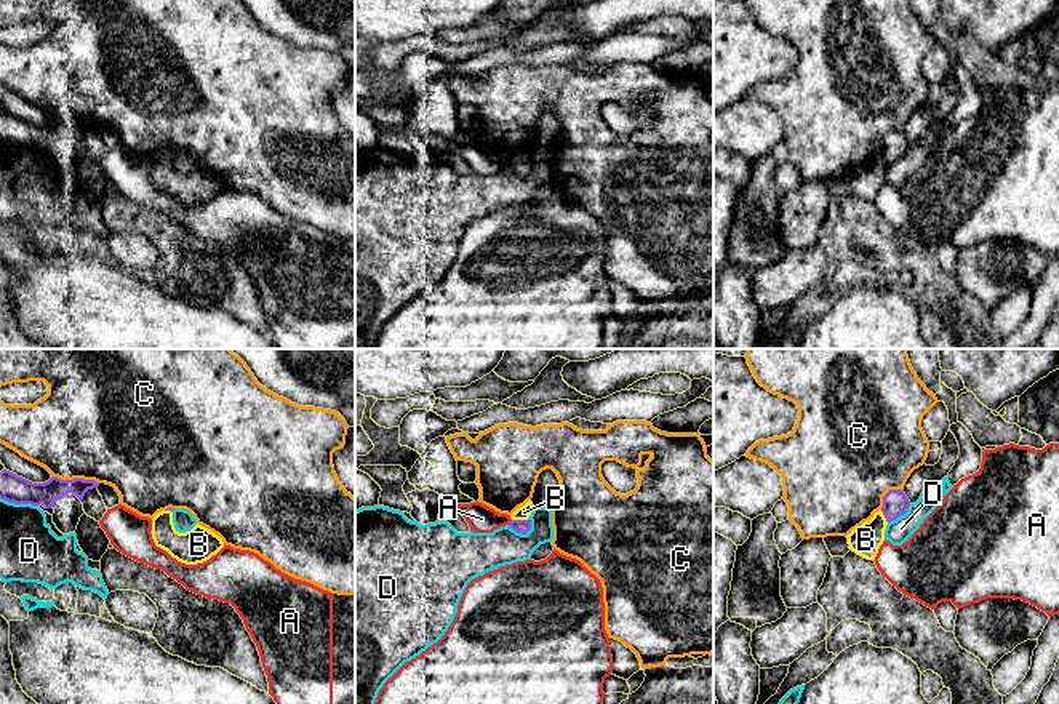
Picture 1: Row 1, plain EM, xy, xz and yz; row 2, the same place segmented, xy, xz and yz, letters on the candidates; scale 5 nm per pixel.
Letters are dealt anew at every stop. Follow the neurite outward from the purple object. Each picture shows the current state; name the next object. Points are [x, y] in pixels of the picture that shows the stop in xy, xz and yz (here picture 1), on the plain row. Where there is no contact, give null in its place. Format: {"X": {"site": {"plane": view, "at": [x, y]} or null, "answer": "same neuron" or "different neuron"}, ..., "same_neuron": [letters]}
{"A": {"site": {"plane": "xz", "at": [511, 164]}, "answer": "different neuron"}, "B": {"site": {"plane": "xz", "at": [520, 162]}, "answer": "different neuron"}, "C": {"site": {"plane": "xy", "at": [75, 120]}, "answer": "different neuron"}, "D": {"site": {"plane": "xz", "at": [522, 175]}, "answer": "different neuron"}, "same_neuron": []}

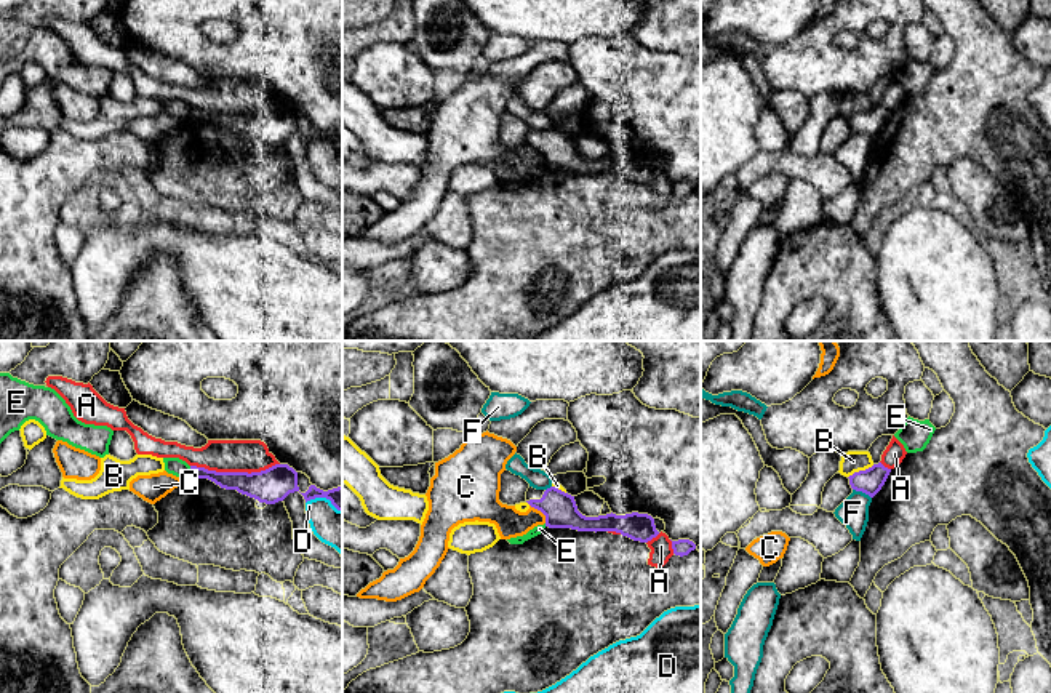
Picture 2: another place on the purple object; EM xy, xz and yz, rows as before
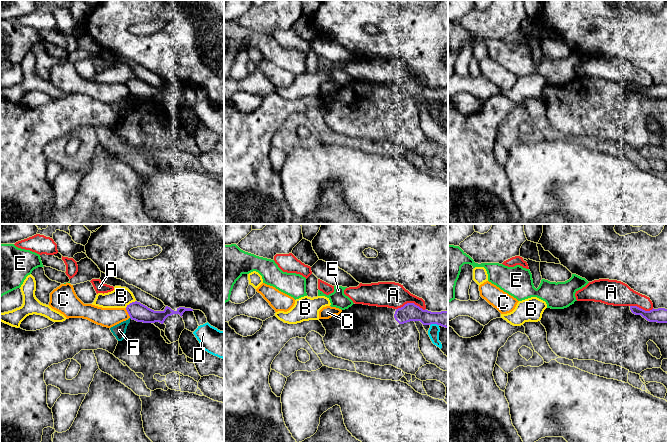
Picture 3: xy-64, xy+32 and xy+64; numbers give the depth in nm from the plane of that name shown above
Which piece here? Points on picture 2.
{"A": {"site": {"plane": "xy", "at": [234, 114]}, "answer": "different neuron"}, "B": {"site": {"plane": "yz", "at": [861, 112]}, "answer": "different neuron"}, "C": {"site": {"plane": "xz", "at": [541, 152]}, "answer": "different neuron"}, "D": {"site": {"plane": "xy", "at": [323, 138]}, "answer": "different neuron"}, "E": {"site": {"plane": "xy", "at": [189, 112]}, "answer": "different neuron"}, "F": {"site": {"plane": "yz", "at": [863, 133]}, "answer": "different neuron"}, "same_neuron": []}

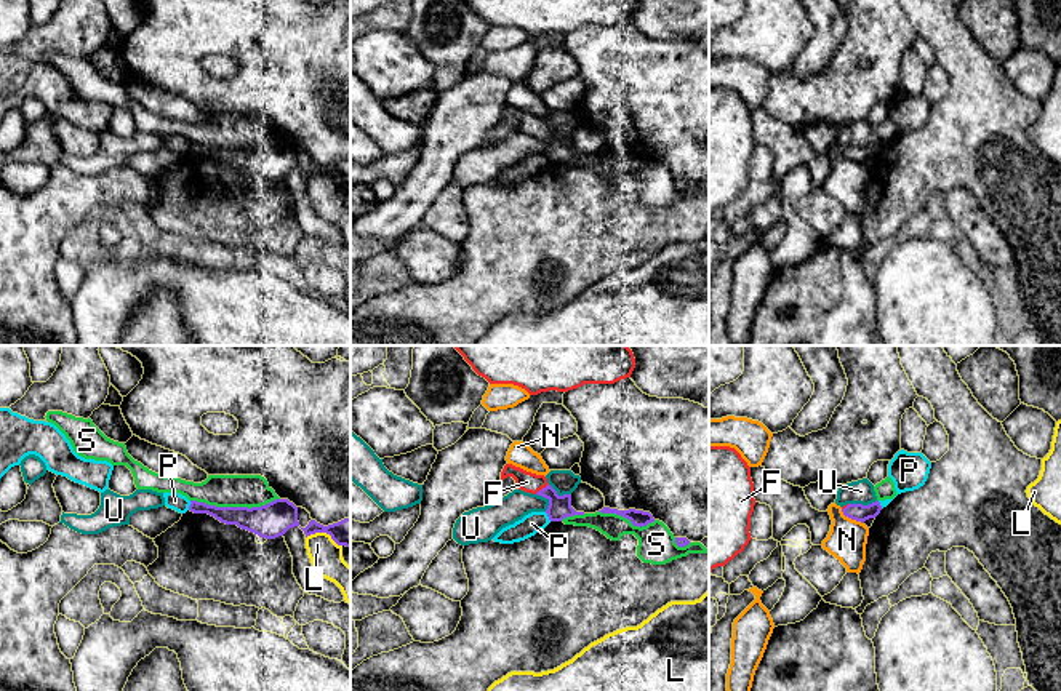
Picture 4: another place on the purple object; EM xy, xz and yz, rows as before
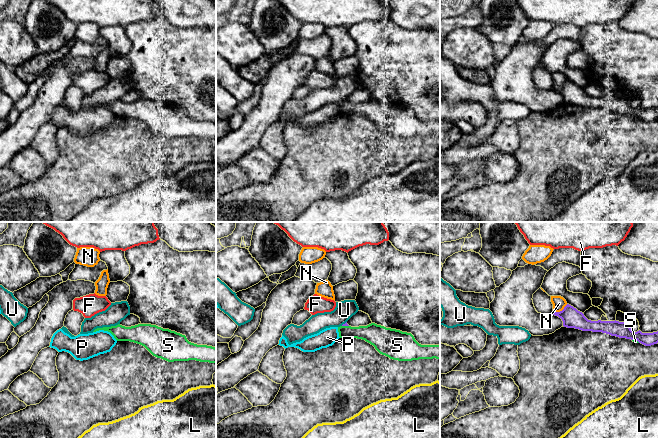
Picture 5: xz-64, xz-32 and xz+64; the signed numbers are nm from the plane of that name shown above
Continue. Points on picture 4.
{"F": {"site": {"plane": "xz", "at": [543, 130]}, "answer": "same neuron"}, "L": {"site": {"plane": "xy", "at": [324, 173]}, "answer": "different neuron"}, "N": {"site": {"plane": "yz", "at": [852, 160]}, "answer": "different neuron"}, "P": {"site": {"plane": "xy", "at": [189, 147]}, "answer": "different neuron"}, "S": {"site": {"plane": "xy", "at": [234, 149]}, "answer": "different neuron"}, "U": {"site": {"plane": "yz", "at": [861, 146]}, "answer": "different neuron"}, "same_neuron": ["F"]}

